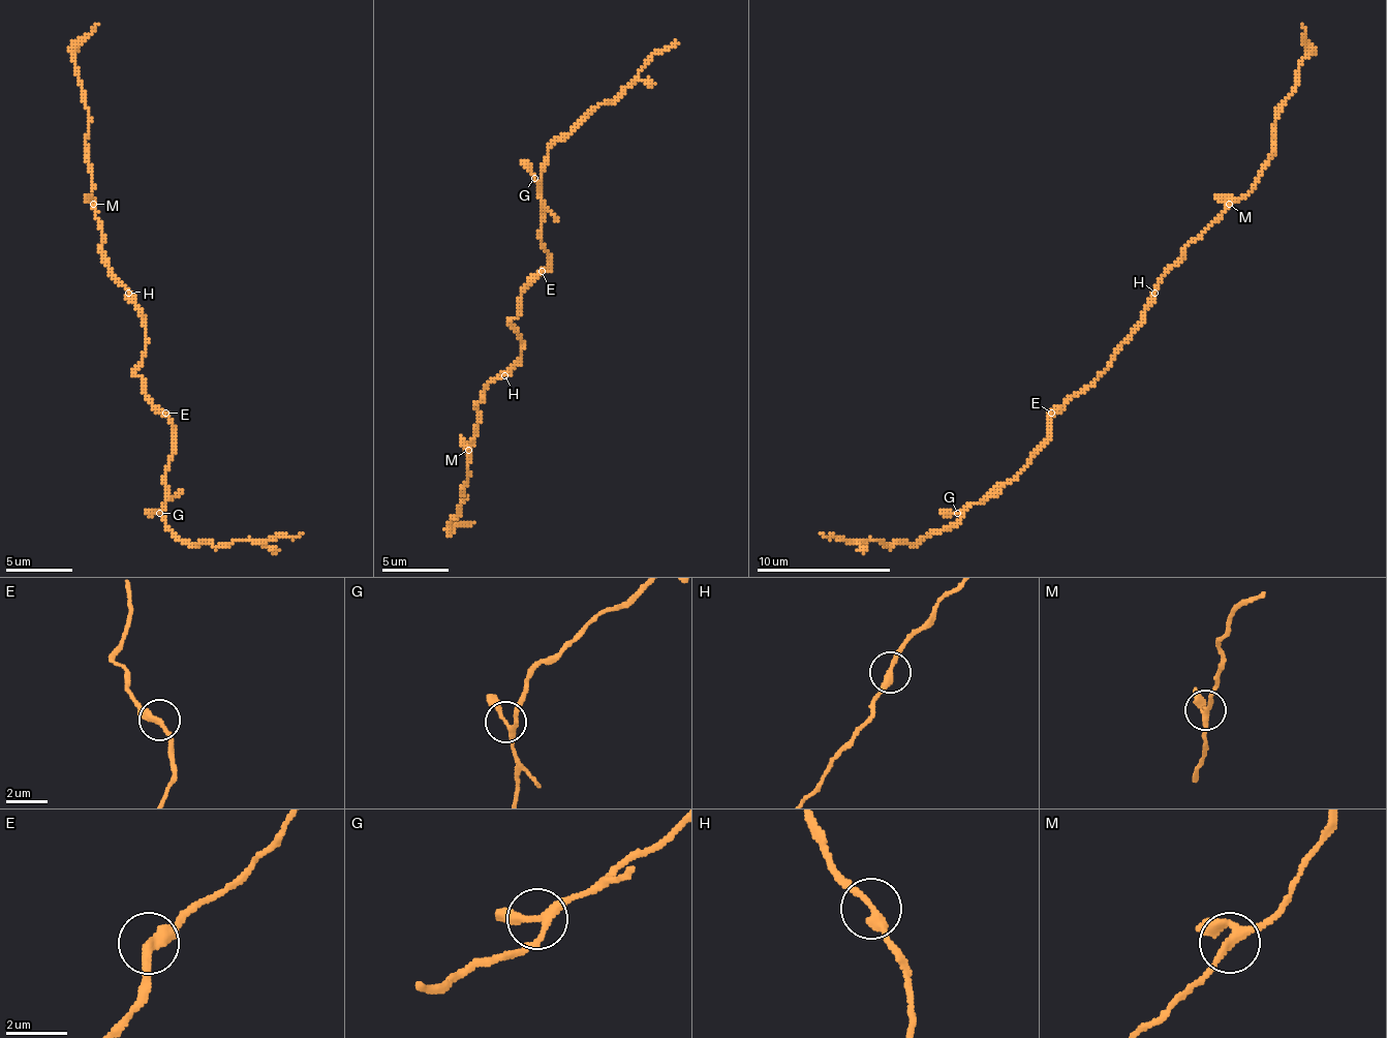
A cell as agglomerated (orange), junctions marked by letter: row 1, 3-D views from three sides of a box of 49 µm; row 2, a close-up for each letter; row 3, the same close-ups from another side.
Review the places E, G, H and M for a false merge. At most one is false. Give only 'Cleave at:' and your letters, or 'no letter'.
Cleave at: no letter

